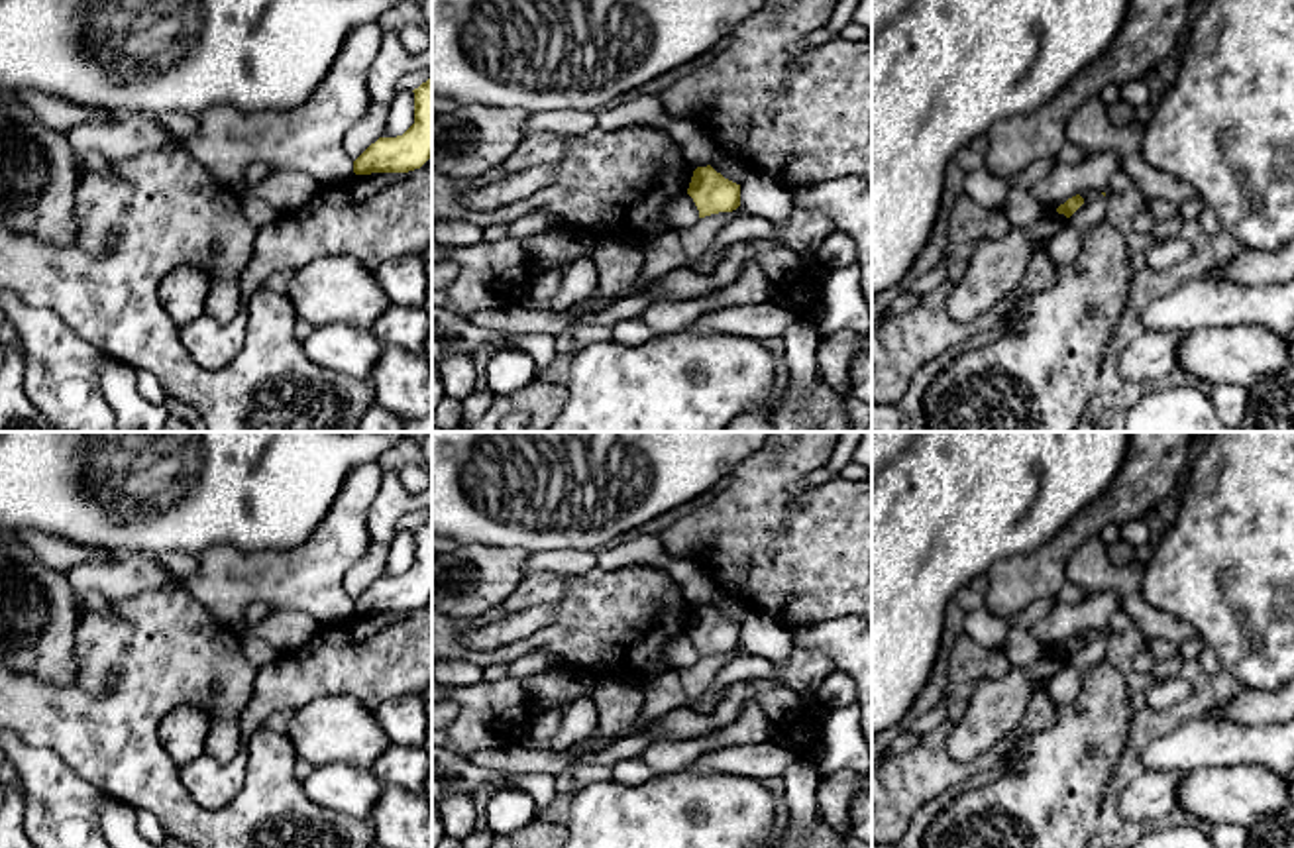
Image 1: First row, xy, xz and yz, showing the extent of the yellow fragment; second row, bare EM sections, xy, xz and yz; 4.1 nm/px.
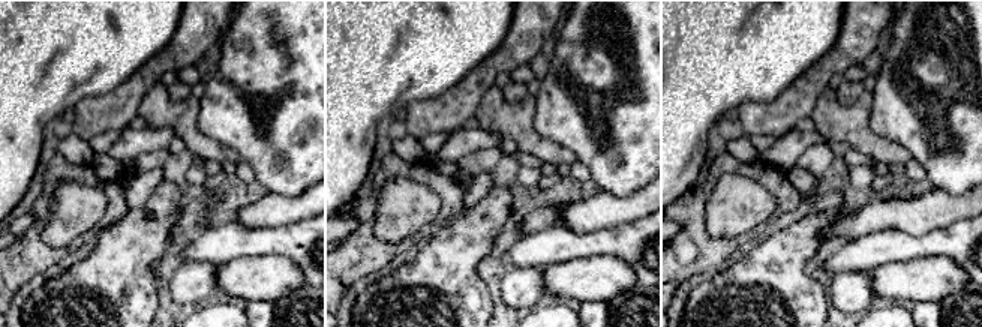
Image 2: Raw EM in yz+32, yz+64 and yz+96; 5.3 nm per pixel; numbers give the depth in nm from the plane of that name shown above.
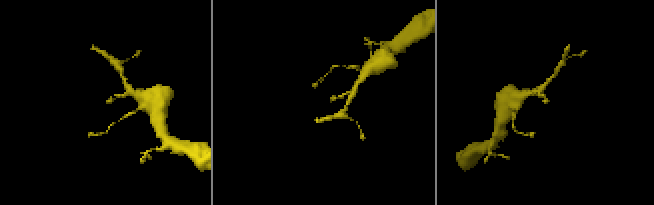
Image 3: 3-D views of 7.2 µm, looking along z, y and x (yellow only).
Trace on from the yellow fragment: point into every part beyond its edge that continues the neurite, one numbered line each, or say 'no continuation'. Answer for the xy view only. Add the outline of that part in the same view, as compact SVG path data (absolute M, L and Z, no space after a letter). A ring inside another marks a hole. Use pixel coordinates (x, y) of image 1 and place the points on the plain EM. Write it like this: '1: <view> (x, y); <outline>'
no continuation

